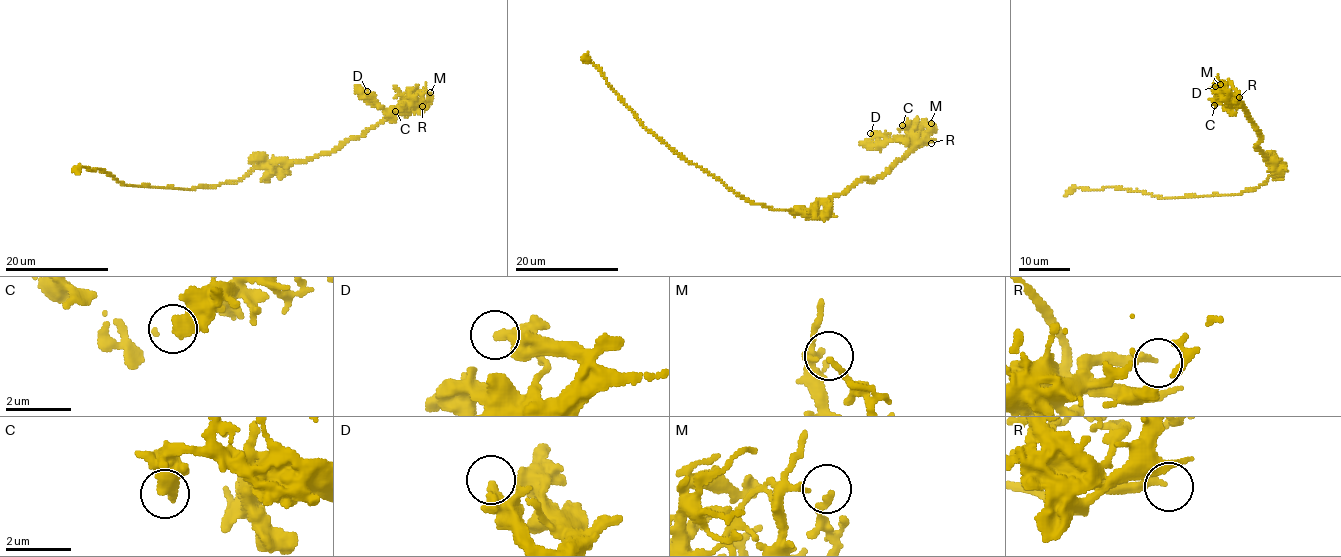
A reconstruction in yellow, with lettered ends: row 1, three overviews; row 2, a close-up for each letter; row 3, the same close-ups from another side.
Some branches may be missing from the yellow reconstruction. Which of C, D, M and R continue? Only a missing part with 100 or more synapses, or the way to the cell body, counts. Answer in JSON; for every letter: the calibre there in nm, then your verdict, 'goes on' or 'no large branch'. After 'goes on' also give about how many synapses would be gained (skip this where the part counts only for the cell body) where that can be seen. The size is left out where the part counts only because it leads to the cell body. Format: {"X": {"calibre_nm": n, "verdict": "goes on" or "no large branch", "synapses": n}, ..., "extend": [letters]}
{"C": {"calibre_nm": 500, "verdict": "no large branch"}, "D": {"calibre_nm": 400, "verdict": "no large branch"}, "M": {"calibre_nm": 180, "verdict": "no large branch"}, "R": {"calibre_nm": 280, "verdict": "no large branch"}, "extend": []}

